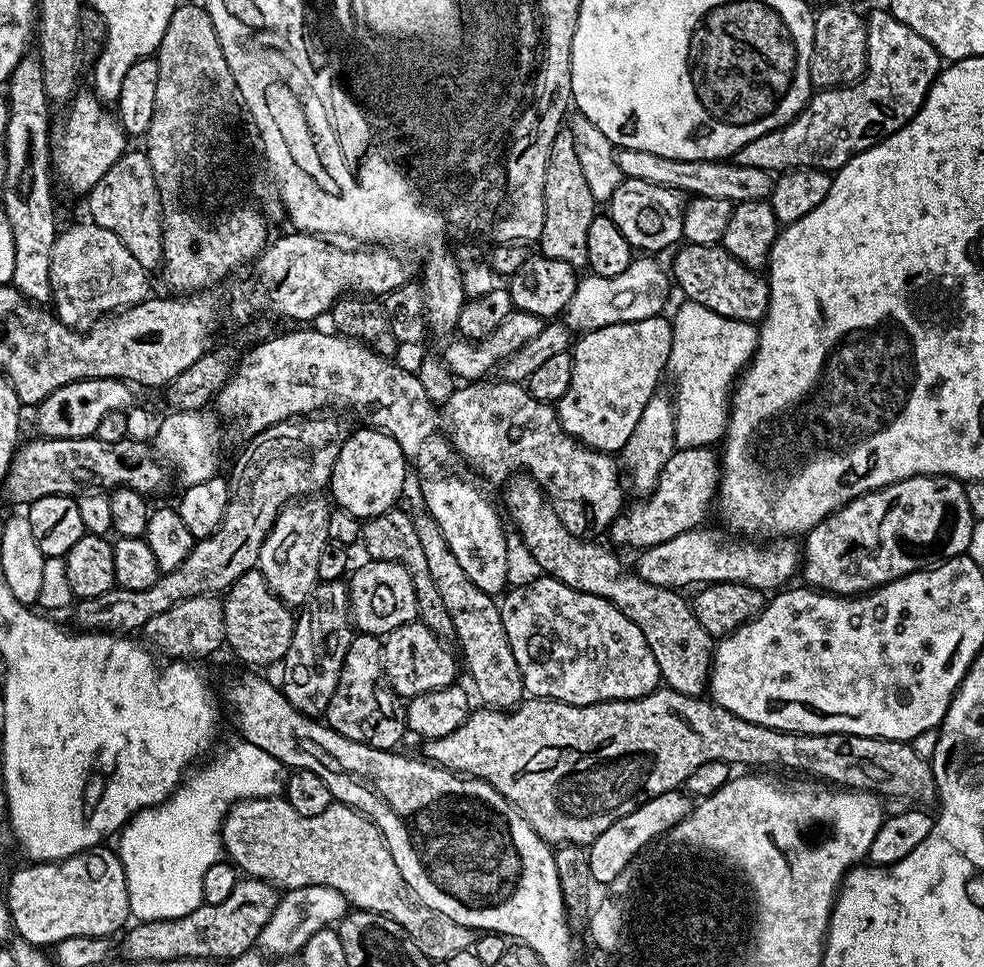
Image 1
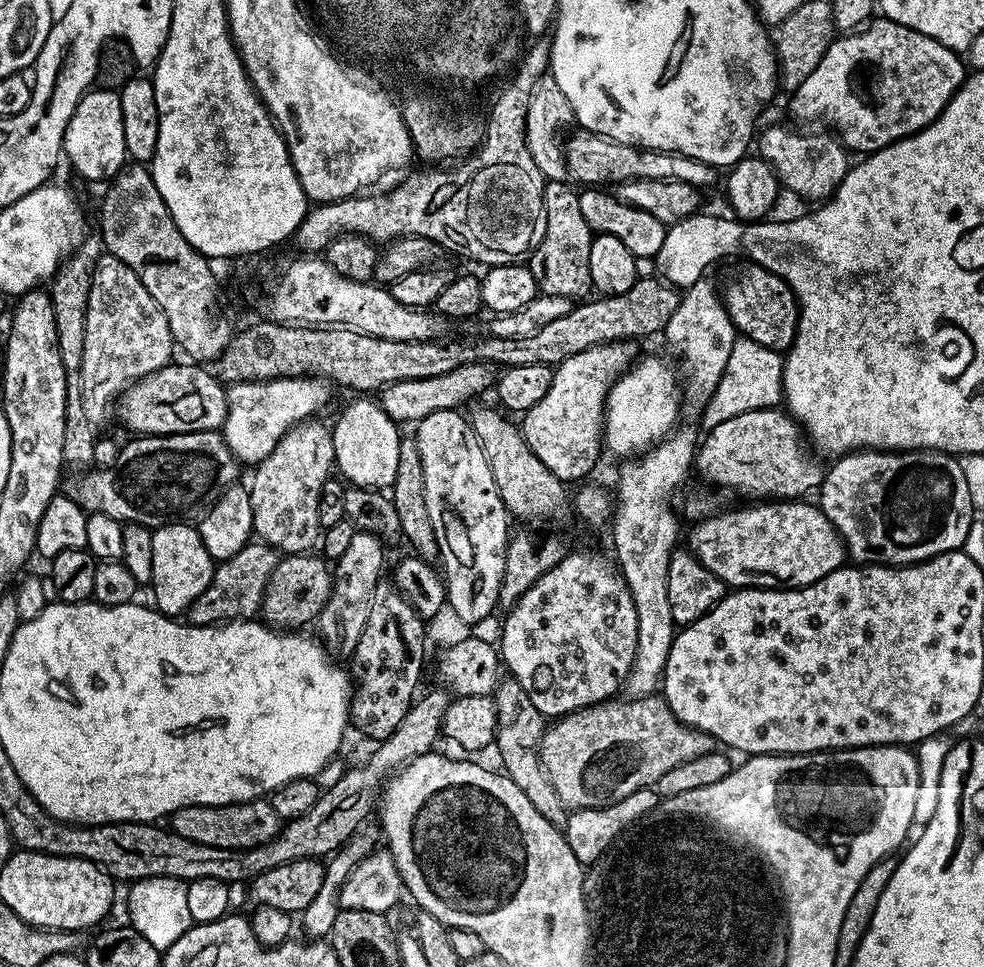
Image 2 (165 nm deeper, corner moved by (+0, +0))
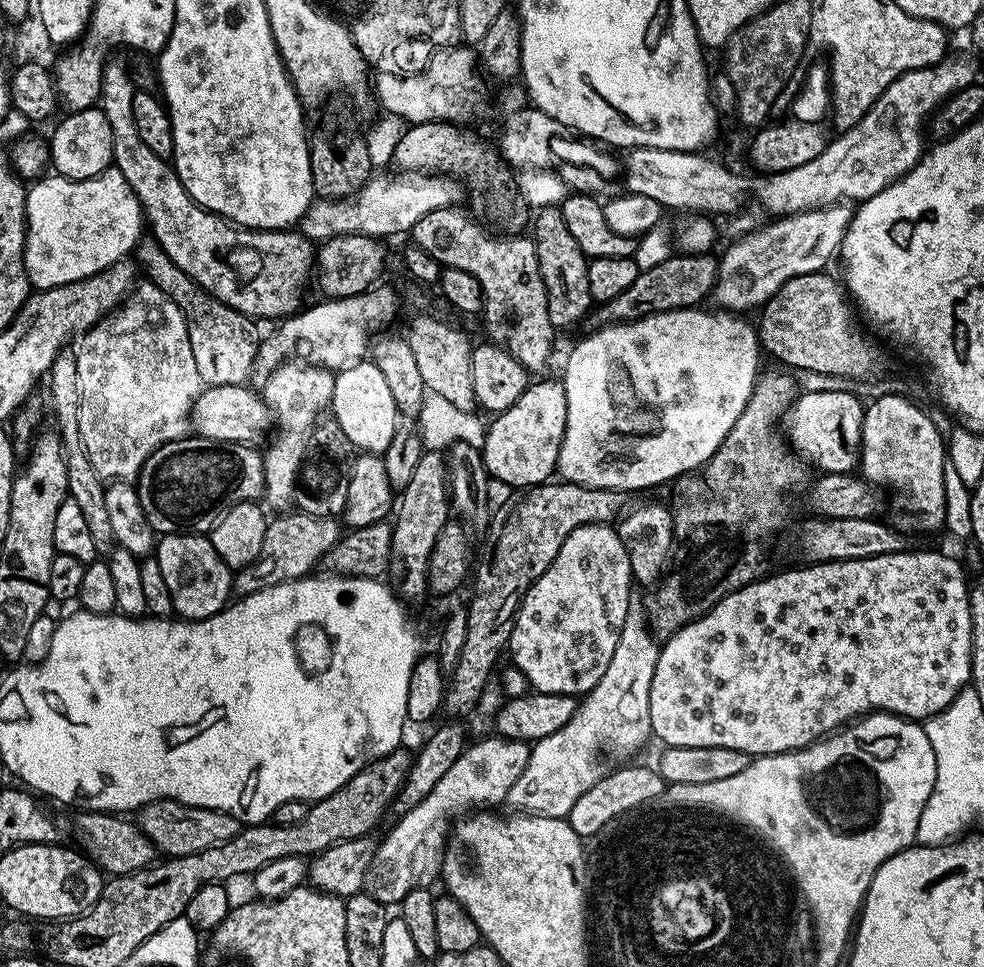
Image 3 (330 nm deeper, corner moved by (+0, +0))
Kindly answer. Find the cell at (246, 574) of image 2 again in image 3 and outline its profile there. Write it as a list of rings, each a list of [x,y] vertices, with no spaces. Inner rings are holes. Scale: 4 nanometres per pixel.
[[[299,510],[289,511],[269,519],[266,538],[262,538],[262,550],[250,566],[239,569],[232,577],[232,586],[237,597],[249,596],[258,590],[278,586],[282,582],[300,580],[309,575],[312,568],[321,563],[330,549],[340,540],[342,524],[335,516],[318,518]]]

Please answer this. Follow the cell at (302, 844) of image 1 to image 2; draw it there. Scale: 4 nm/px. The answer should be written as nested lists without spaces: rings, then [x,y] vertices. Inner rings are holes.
[[[267,799],[248,800],[245,804],[223,804],[222,806],[186,806],[172,813],[170,817],[171,831],[182,838],[190,838],[190,842],[206,842],[206,846],[219,848],[254,848],[270,842],[279,834],[282,821],[274,814],[271,803]]]

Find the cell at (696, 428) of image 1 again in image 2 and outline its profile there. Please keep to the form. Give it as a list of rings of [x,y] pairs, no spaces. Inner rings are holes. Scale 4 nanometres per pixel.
[[[737,337],[723,378],[720,379],[707,406],[701,411],[704,430],[709,432],[719,423],[726,422],[737,414],[744,414],[747,410],[777,407],[783,399],[783,379],[784,363],[781,353],[764,347],[748,337]]]

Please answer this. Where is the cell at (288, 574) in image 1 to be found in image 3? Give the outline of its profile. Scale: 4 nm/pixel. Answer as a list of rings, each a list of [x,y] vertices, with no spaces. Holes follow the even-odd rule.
[[[285,362],[269,376],[262,388],[264,402],[272,412],[276,425],[276,436],[263,453],[264,458],[264,500],[267,507],[276,512],[287,511],[294,502],[296,482],[303,468],[306,450],[311,445],[314,427],[323,411],[331,407],[335,373],[323,366],[302,362]]]

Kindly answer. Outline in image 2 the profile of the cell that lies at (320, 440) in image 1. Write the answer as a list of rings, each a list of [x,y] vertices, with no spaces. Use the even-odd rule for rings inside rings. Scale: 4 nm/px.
[[[482,362],[463,364],[458,366],[458,370],[450,370],[450,374],[438,374],[438,378],[418,378],[406,382],[394,382],[379,393],[378,403],[391,420],[419,422],[422,418],[426,418],[426,414],[434,414],[434,410],[459,409],[464,406],[460,404],[482,395],[487,388],[489,391],[497,379],[498,368],[495,364],[483,364]]]

